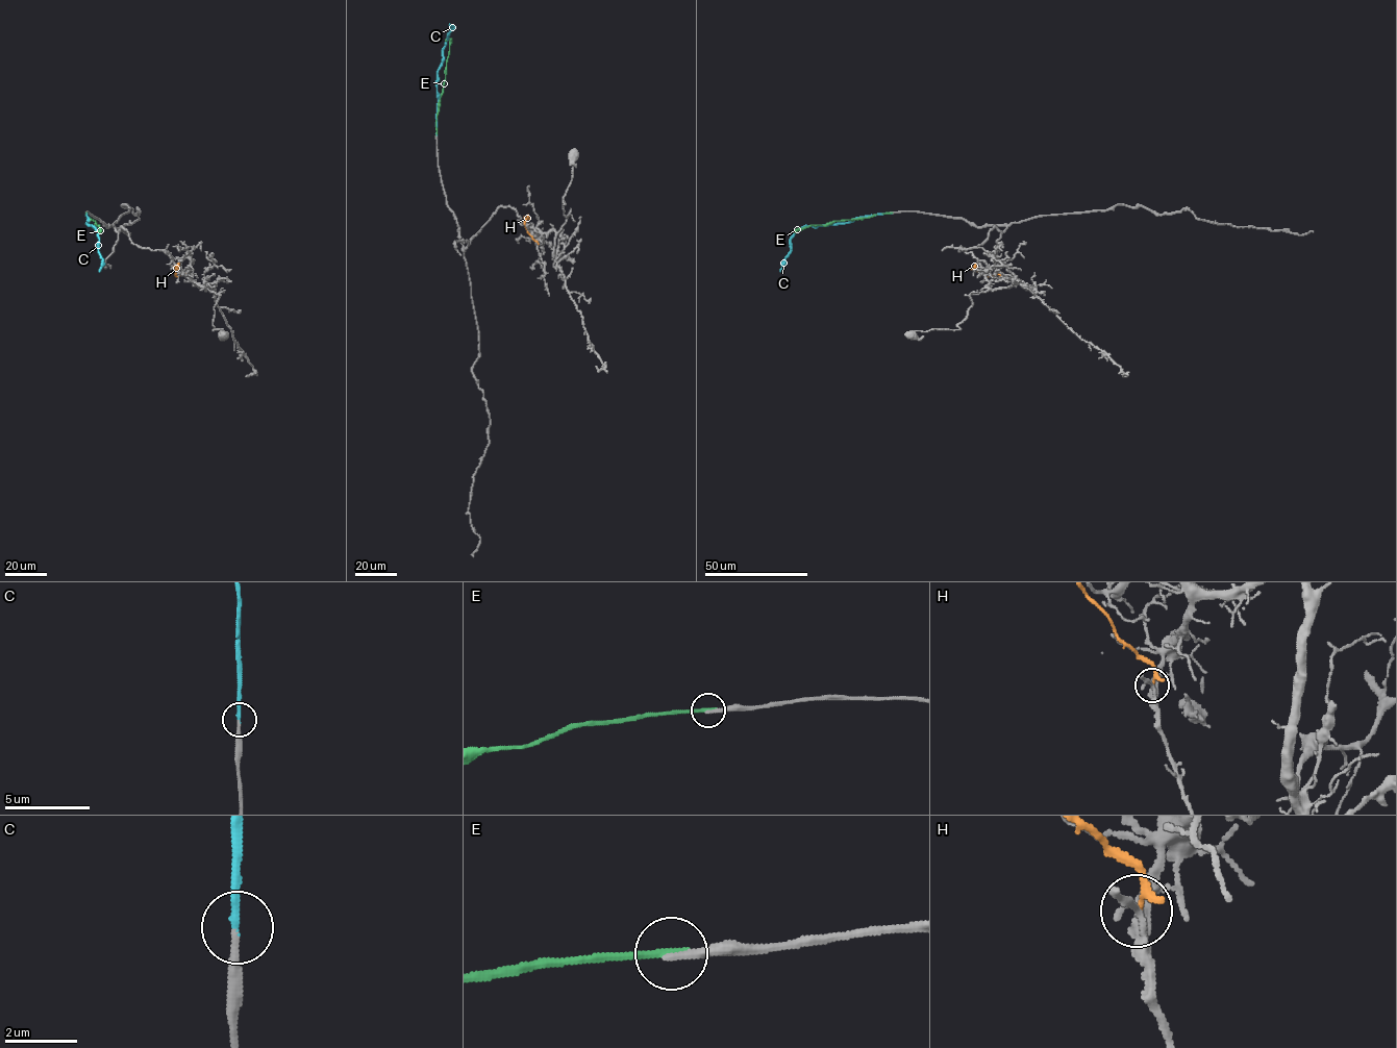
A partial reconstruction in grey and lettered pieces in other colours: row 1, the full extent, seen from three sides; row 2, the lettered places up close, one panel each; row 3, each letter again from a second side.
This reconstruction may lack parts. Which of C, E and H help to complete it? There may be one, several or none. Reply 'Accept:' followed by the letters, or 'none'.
Accept: C

